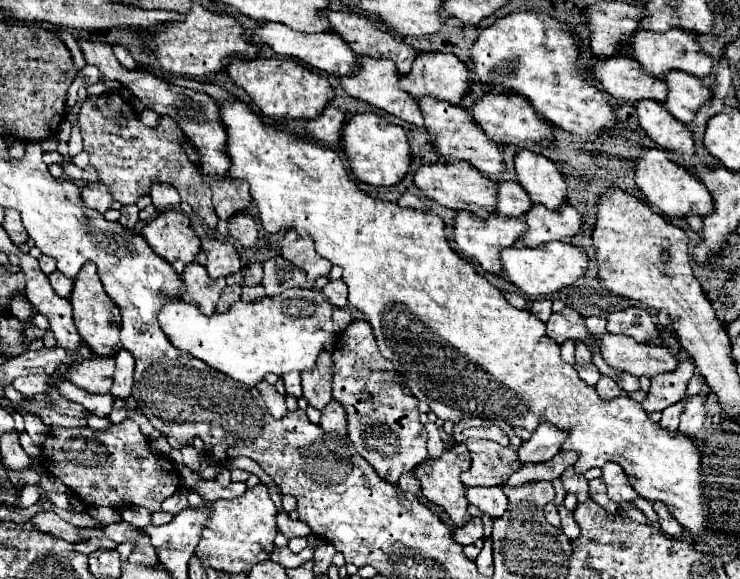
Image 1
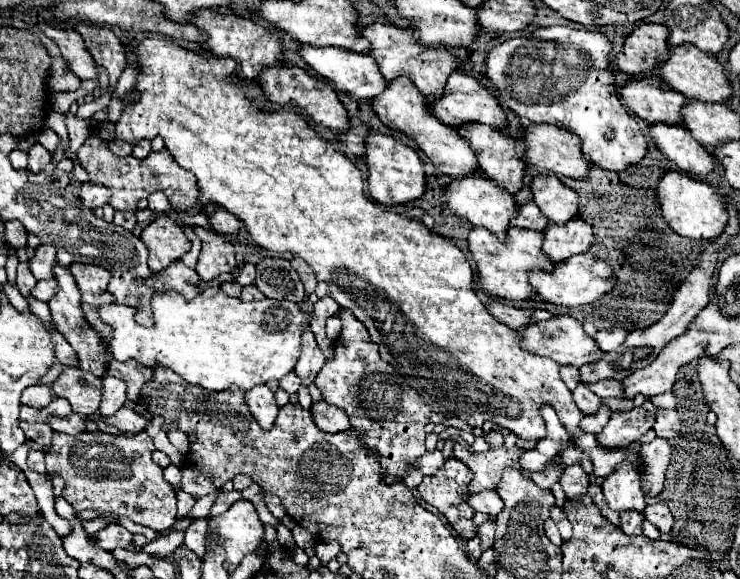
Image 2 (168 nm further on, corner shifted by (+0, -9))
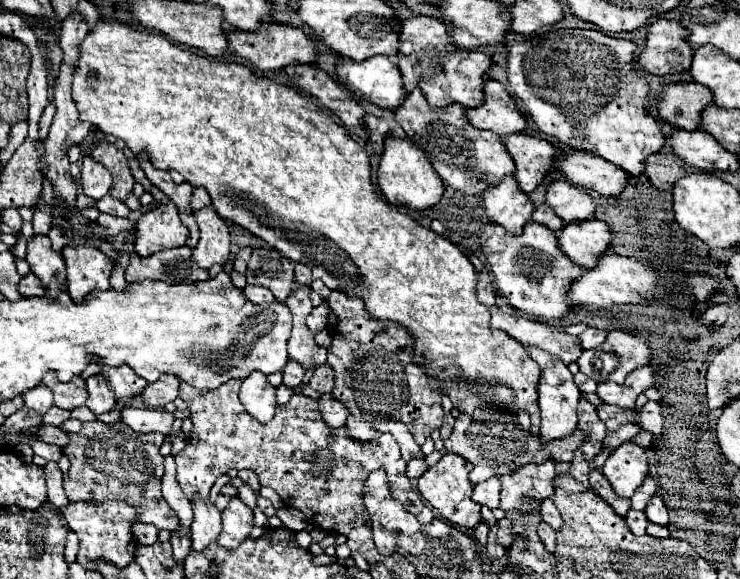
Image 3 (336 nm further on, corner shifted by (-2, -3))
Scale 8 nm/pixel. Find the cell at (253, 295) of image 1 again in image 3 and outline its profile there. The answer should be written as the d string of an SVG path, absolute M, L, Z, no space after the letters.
M248 285L244 293L252 303L274 303L276 301L276 297L266 287L258 287L258 285Z

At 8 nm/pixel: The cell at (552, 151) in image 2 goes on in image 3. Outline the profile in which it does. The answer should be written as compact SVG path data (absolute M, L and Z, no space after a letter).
M564 147L556 159L556 167L576 187L586 187L606 197L618 197L628 183L626 171L598 155Z

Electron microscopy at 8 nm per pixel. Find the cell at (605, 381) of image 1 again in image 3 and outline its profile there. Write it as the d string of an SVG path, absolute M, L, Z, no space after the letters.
M476 409L472 415L460 413L456 417L452 435L444 441L444 449L450 453L462 455L464 459L468 459L474 465L474 469L470 471L470 481L476 485L490 477L508 475L510 471L518 469L526 463L542 463L546 459L554 459L556 462L571 462L572 451L575 447L580 447L582 439L584 439L584 433L576 429L566 439L550 441L544 447L538 437L532 437L530 415L526 411L520 411L518 415L514 415L510 411L498 411L498 409Z

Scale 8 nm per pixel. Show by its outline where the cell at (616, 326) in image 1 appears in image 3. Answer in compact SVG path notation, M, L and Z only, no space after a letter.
M588 327L582 335L578 335L580 343L582 343L582 349L596 349L604 343L606 339L606 331L600 331L600 329L594 329L594 327Z

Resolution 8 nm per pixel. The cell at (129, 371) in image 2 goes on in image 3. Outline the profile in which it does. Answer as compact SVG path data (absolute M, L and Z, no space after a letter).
M162 375L156 383L150 383L144 391L142 391L142 399L148 407L160 409L166 403L174 401L180 393L180 381L174 375Z

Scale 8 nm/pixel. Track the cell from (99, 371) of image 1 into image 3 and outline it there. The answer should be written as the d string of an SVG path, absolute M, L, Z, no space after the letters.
M50 371L42 377L42 383L46 387L50 387L50 391L54 393L54 405L60 407L60 409L76 409L76 407L82 407L88 399L88 393L86 393L86 385L84 385L84 379L82 377L74 377L72 381L68 383L60 383L56 379L56 375Z

